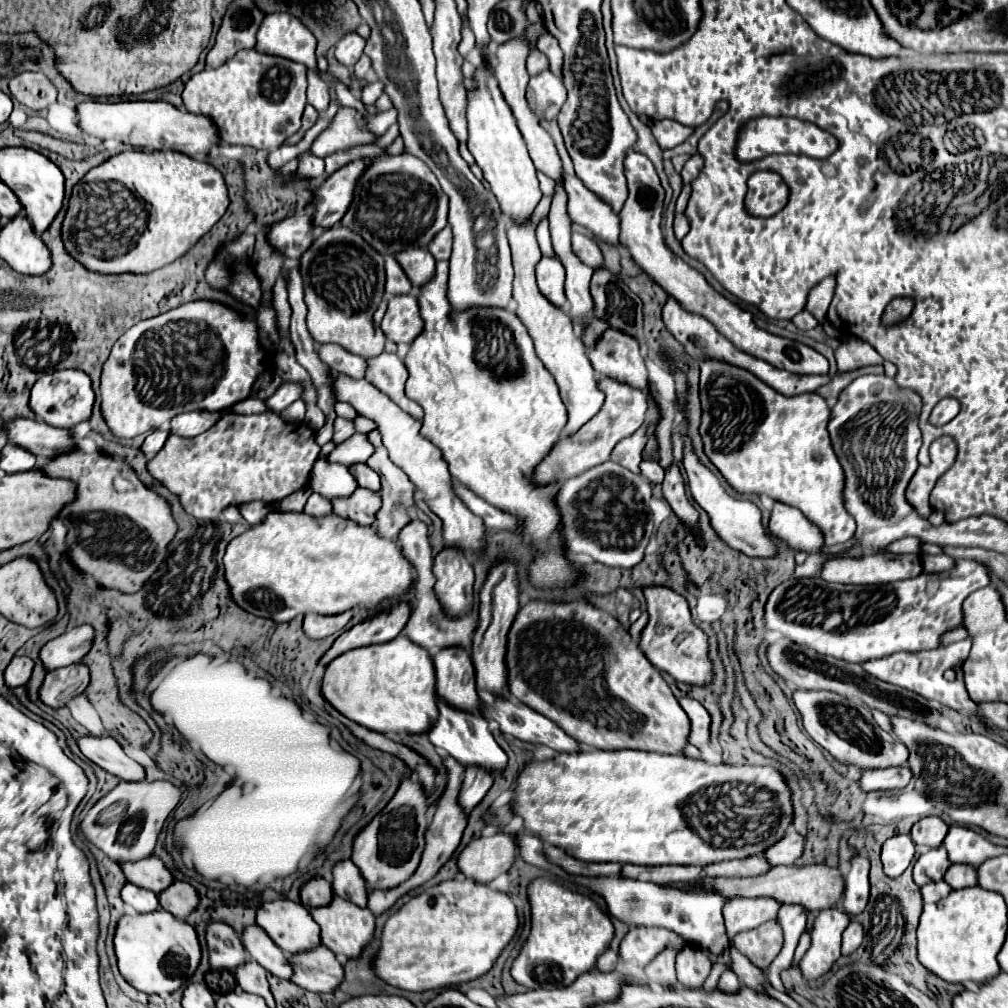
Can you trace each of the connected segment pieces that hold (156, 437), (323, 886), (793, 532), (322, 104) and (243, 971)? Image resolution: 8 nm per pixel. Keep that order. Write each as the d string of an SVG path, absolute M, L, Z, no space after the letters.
M156 429L156 431L152 431L152 433L144 439L144 443L142 443L142 447L140 447L142 453L144 453L148 459L152 459L154 453L162 449L164 441L168 439L168 435L170 435L170 431L166 431L166 429Z
M316 877L310 879L302 889L300 889L300 899L302 905L306 909L314 909L314 907L324 907L332 901L332 887L326 879Z
M774 503L772 515L770 515L770 533L784 539L794 551L808 551L814 553L822 547L822 533L806 521L806 517L790 505Z
M308 69L308 103L316 111L324 111L328 107L328 103L330 103L328 85L314 69Z
M248 959L244 965L240 965L236 969L236 983L248 991L248 993L254 993L254 995L260 995L270 1007L274 1005L274 997L270 993L270 987L268 987L268 981L266 981L266 971L264 967L260 967L256 961Z

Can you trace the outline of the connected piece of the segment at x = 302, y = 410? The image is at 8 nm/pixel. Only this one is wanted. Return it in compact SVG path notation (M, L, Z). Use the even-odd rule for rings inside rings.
M294 401L290 407L286 407L280 417L286 422L301 422L304 420L306 413L306 404L304 401Z

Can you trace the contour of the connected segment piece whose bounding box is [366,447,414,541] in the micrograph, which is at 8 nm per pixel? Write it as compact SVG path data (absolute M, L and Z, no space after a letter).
M378 447L366 461L368 467L372 467L382 481L382 507L378 509L378 535L396 541L402 527L406 527L412 519L408 509L414 505L414 485L388 461L388 455L384 447Z

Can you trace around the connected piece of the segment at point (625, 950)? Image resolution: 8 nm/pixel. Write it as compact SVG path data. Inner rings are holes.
M630 927L626 937L620 941L620 959L634 963L638 967L646 967L664 945L674 945L678 951L682 947L682 939L674 933L668 933L668 929L660 927Z

